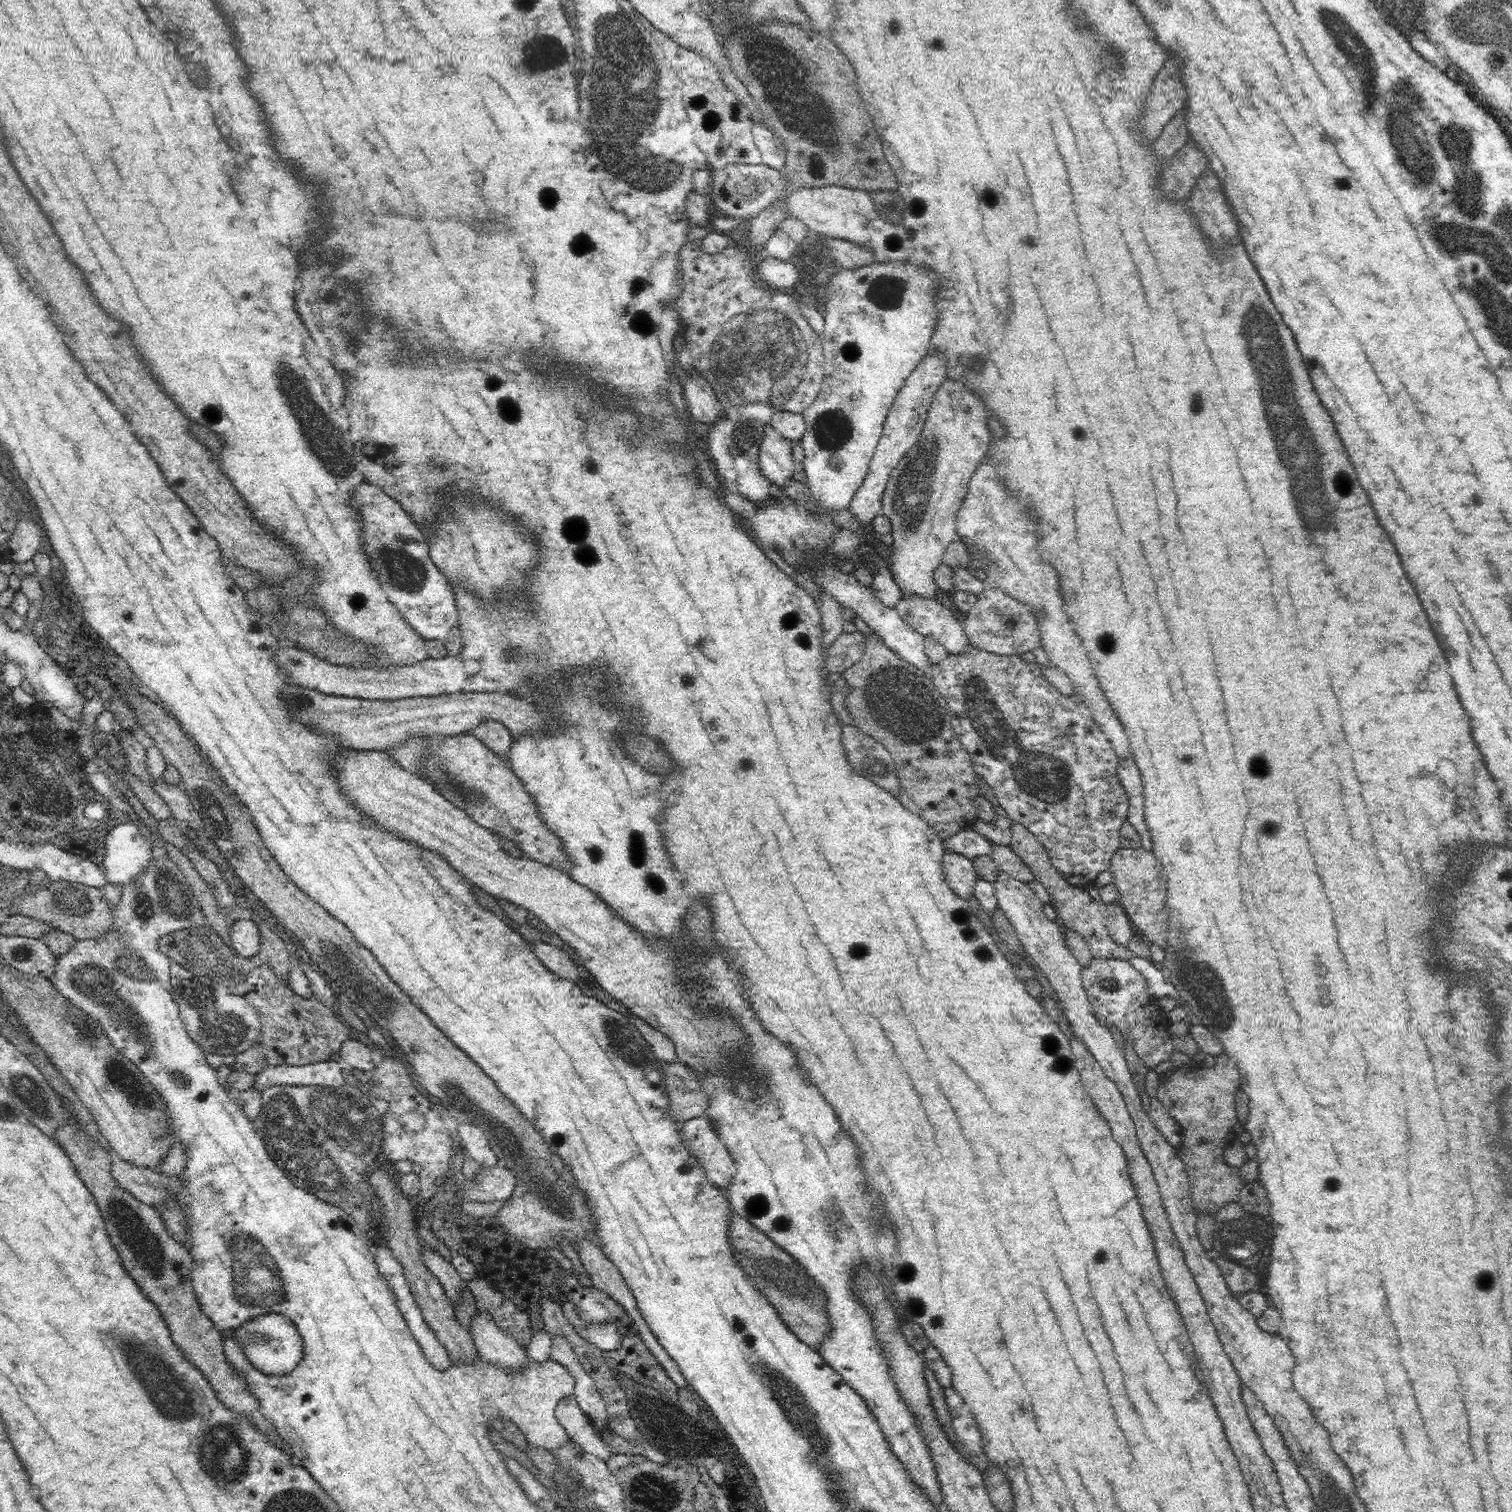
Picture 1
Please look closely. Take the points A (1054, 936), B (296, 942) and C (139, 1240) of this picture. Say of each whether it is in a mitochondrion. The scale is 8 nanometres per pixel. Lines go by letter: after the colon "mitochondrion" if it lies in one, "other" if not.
A: other
B: other
C: mitochondrion

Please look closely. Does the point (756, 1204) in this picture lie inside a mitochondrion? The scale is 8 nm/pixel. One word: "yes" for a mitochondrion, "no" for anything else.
yes

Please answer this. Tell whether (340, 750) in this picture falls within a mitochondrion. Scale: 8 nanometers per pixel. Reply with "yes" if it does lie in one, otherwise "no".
no

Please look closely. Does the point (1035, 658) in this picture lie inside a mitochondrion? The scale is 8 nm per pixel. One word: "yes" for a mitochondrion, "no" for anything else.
no

